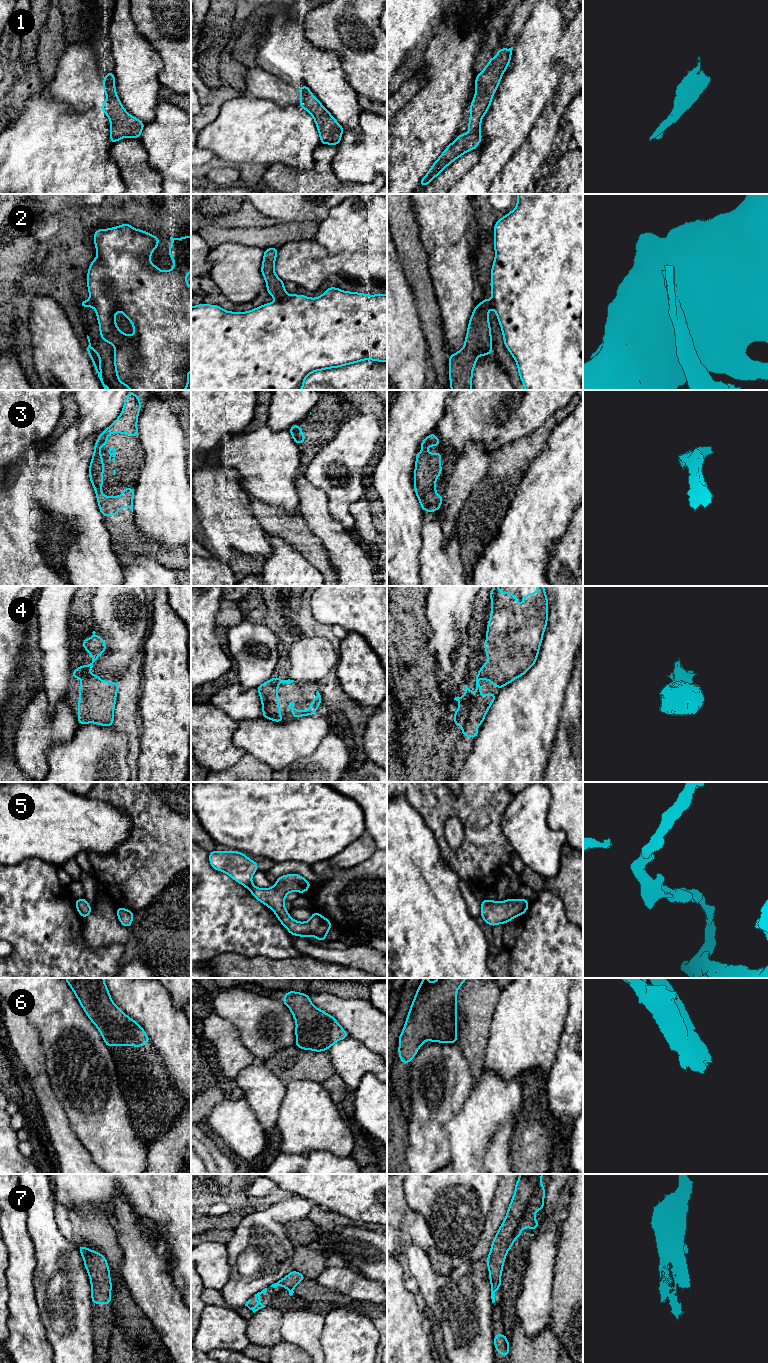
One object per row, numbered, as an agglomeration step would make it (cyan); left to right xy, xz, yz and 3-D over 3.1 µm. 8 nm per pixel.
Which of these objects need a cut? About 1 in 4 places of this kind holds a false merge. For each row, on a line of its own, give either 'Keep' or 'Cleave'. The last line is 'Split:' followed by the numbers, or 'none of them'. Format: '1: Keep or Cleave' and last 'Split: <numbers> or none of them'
1: Keep
2: Cleave
3: Keep
4: Keep
5: Keep
6: Keep
7: Keep
Split: 2

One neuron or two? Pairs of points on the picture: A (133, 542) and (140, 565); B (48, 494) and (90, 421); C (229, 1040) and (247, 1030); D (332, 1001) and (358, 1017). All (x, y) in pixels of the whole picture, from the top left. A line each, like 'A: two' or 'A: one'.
A: two
B: two
C: two
D: one

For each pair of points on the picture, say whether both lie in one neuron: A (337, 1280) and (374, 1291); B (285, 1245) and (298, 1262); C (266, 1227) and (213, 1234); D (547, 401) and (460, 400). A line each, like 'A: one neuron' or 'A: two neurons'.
A: one neuron
B: two neurons
C: two neurons
D: one neuron

